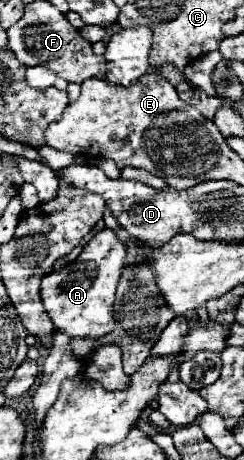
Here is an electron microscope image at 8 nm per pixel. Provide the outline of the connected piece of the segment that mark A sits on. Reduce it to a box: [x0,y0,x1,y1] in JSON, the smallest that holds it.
[42,228,126,338]

